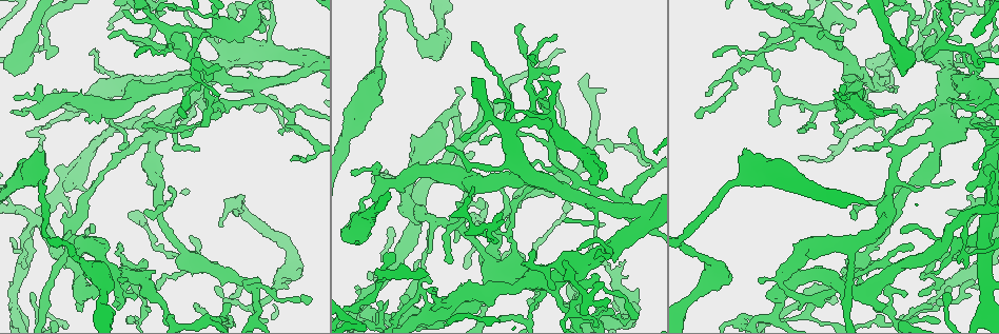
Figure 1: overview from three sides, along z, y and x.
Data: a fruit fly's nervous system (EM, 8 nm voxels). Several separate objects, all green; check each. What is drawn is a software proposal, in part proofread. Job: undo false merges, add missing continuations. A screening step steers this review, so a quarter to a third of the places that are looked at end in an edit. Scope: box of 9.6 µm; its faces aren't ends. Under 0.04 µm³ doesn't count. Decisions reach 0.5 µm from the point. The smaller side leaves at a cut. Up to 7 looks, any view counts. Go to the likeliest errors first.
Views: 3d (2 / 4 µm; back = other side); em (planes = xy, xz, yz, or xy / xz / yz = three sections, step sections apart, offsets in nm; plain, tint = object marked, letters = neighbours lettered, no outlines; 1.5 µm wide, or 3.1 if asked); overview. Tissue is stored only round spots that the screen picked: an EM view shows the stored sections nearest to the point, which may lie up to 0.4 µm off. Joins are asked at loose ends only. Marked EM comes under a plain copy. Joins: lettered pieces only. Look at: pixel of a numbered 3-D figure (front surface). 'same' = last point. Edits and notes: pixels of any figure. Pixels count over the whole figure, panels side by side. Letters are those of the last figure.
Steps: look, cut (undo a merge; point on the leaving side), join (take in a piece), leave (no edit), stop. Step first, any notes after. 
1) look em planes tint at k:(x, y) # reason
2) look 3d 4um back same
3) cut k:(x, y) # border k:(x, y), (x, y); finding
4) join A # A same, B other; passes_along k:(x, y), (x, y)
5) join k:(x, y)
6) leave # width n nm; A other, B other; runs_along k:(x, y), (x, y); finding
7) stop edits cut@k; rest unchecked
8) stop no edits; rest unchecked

look em yz step 8 letters at 1:(976, 125) # tapers out

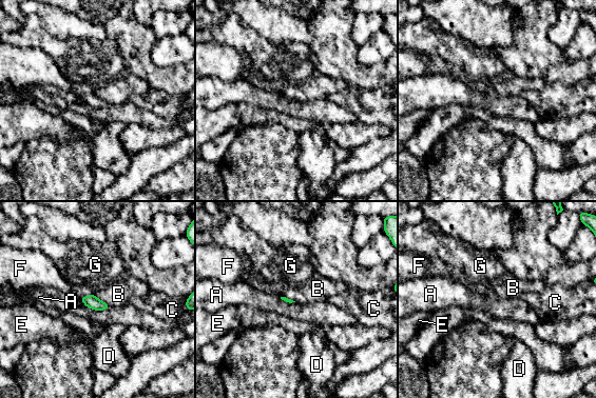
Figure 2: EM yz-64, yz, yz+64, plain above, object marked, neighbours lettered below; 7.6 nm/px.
leave # A other, B other, C other, D other, E other, F other, G other; border 2:(93, 294), (111, 305); none of them fits

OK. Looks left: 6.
look em planes letters at 1:(811, 304) # tapers out

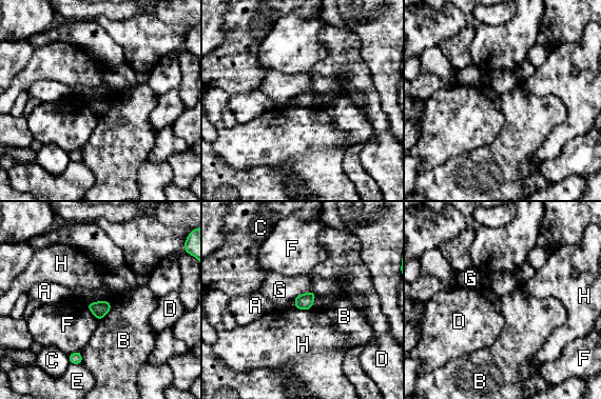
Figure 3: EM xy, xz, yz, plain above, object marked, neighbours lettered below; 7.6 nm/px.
leave # width 120 nm; A other, B other, C other, D other, E other, F other, G other, H other; border 3:(86, 303), (109, 301), (112, 304); no lettered piece goes on from it

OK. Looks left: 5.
look em xy step 4 tint at 1:(868, 250) # thick turns thin

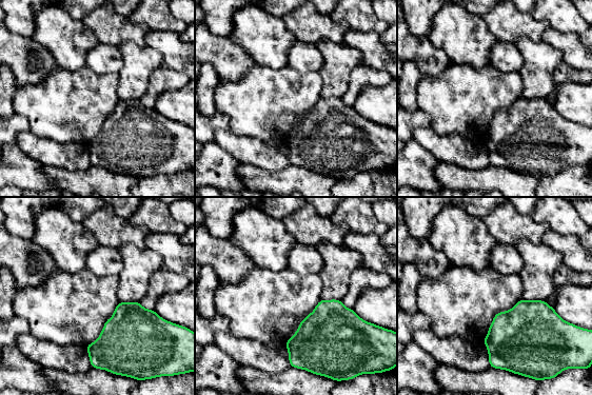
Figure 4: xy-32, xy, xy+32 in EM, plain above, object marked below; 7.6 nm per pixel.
look em planes letters same

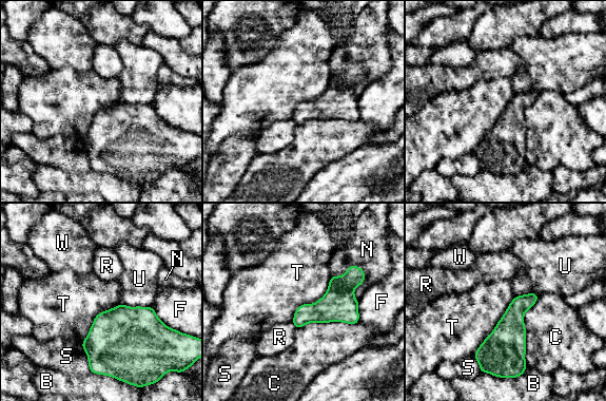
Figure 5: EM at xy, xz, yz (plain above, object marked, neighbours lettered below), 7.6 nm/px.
leave # width 140 nm; B other, C other, F other, N other, R other, S other, T other, U other, W other; all the same neuron

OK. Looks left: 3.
stop no edits; rest unchecked

